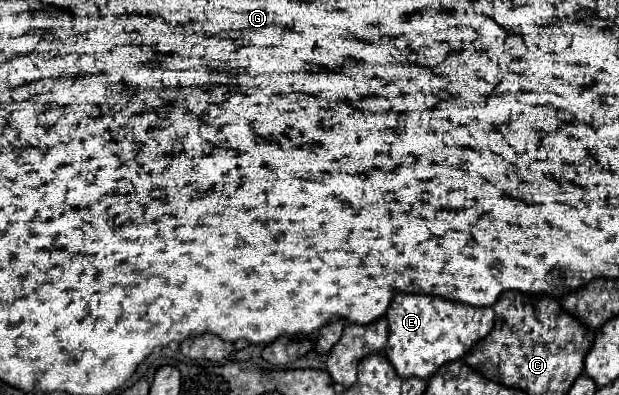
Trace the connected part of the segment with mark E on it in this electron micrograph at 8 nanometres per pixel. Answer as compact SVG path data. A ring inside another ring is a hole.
M397 293L387 309L387 321L389 341L385 355L399 377L429 379L441 365L469 353L469 349L493 329L493 308L471 307L431 295Z

